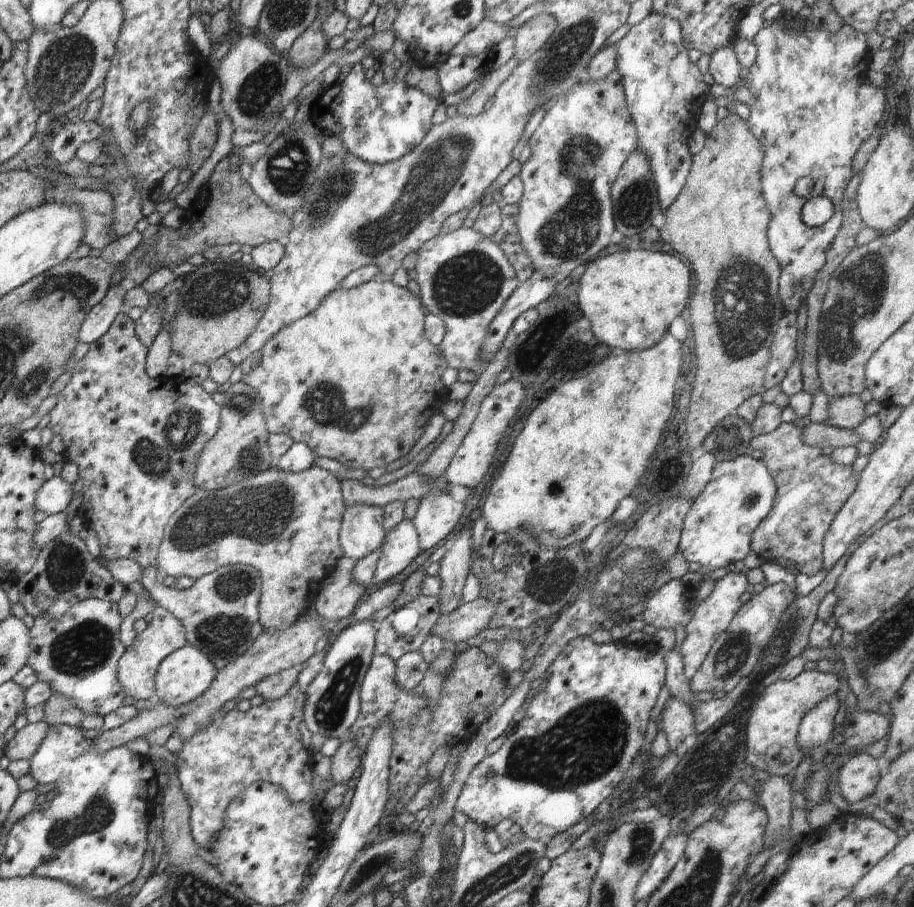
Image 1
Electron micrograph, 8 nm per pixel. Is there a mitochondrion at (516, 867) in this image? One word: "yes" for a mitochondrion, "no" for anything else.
yes

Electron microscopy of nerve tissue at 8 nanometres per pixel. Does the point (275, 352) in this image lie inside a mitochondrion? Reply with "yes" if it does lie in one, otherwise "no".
no

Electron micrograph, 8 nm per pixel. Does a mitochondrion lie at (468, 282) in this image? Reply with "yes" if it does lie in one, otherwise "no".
yes

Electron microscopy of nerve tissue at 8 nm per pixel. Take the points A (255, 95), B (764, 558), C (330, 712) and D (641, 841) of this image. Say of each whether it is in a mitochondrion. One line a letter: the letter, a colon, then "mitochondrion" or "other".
A: mitochondrion
B: other
C: mitochondrion
D: mitochondrion

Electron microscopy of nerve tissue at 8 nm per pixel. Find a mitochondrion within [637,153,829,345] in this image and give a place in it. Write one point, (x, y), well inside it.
(802, 177)

